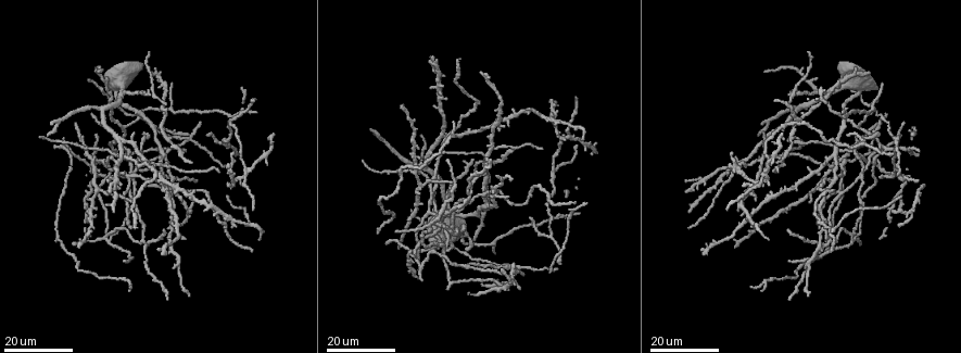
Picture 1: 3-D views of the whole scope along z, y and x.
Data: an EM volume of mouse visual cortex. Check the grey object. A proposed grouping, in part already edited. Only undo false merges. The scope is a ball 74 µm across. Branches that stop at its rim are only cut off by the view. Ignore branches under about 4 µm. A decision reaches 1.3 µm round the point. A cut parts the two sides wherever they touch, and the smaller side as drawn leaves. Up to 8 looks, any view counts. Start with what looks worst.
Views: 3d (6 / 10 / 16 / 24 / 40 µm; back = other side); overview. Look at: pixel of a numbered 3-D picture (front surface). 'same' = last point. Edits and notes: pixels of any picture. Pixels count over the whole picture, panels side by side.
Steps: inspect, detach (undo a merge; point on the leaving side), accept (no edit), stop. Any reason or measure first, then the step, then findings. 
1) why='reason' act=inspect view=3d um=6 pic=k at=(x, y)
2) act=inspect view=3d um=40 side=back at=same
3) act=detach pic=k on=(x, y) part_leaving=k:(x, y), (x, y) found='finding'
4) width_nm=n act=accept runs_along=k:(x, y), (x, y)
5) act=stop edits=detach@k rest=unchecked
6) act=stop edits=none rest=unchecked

why='two arms in line, one across' act=inspect view=3d um=24 pic=1 at=(877, 143)

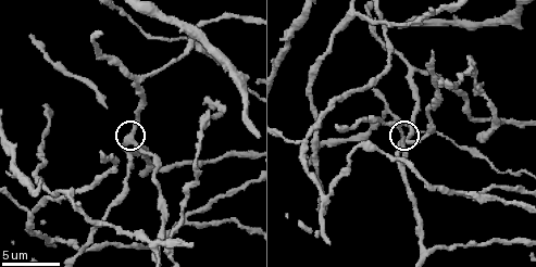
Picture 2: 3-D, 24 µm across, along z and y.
why='closer look' act=inspect view=3d um=10 pic=2 at=(130, 132)

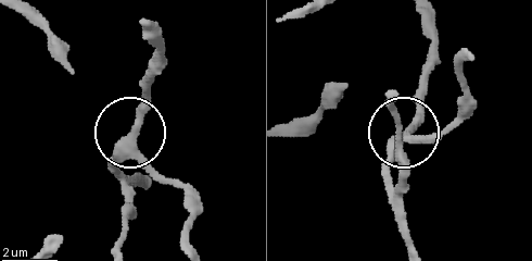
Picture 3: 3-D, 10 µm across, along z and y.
act=accept runs_along=3:(194, 251), (188, 195), (131, 138), (141, 83), (152, 64) found='continuous, no second cell'

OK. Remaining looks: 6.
why='three-way junction' act=inspect view=3d um=24 pic=1 at=(801, 123)

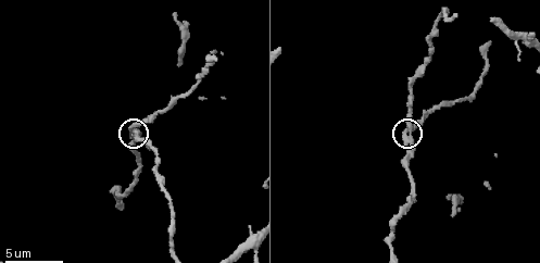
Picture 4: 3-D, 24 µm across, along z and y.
act=inspect view=3d um=6 pic=4 at=(410, 136)

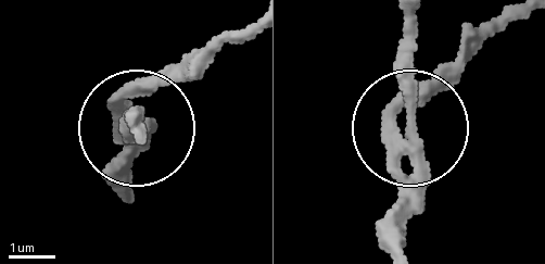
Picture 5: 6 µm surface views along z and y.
side_arm_um=18 act=accept runs_along=5:(408, 242), (419, 149), (400, 114), (463, 48) found='continuous, no second cell'

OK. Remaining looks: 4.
why='three arms meet' act=inspect view=3d um=24 pic=1 at=(423, 186)

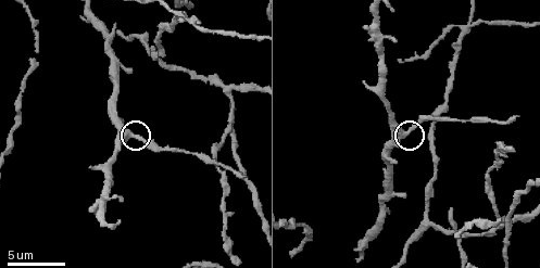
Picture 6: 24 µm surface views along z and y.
act=inspect view=3d um=6 pic=6 at=(405, 131)

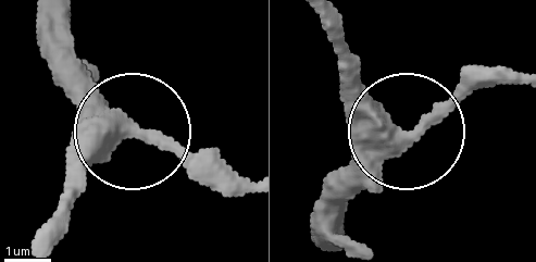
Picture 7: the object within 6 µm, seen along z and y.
width_nm=390 act=accept found='continuous, no second cell'

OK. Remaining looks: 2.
why='three-way junction' act=inspect view=3d um=24 pic=1 at=(187, 138)

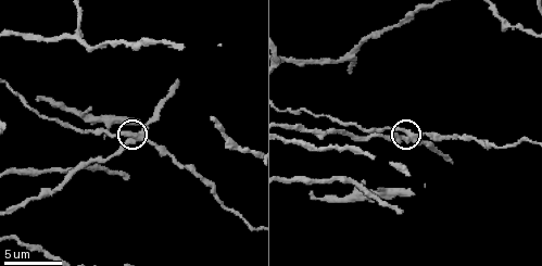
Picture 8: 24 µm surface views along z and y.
act=inspect view=3d um=6 pic=8 at=(134, 135)

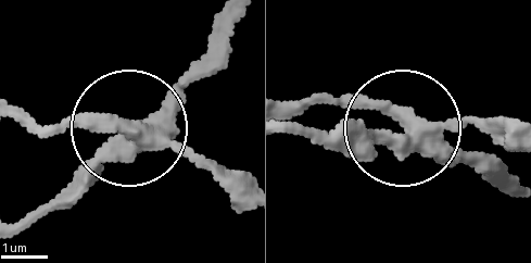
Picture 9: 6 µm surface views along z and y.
side_arm_um=44 arms=3 act=detach pic=9 on=(98, 132) found='a second cell is stuck on'

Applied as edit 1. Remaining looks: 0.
act=stop edits=detach@9 rest=unchecked

